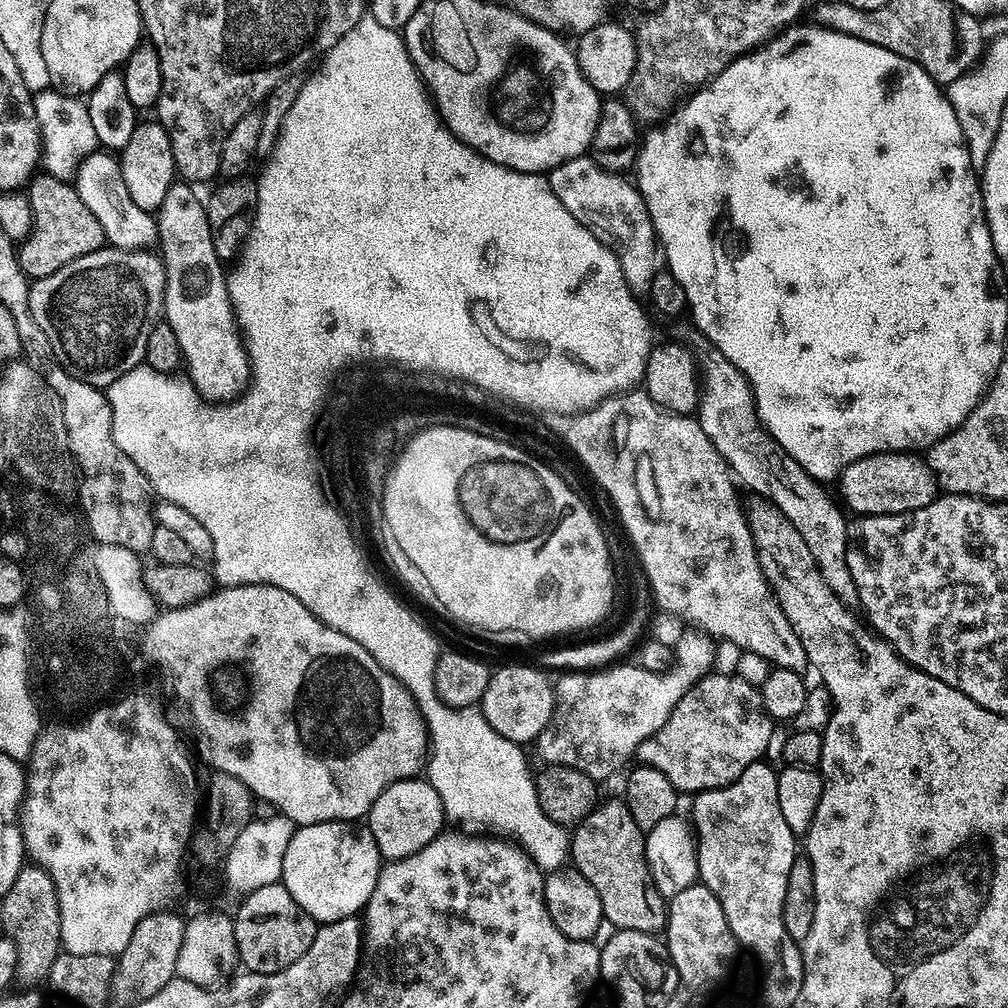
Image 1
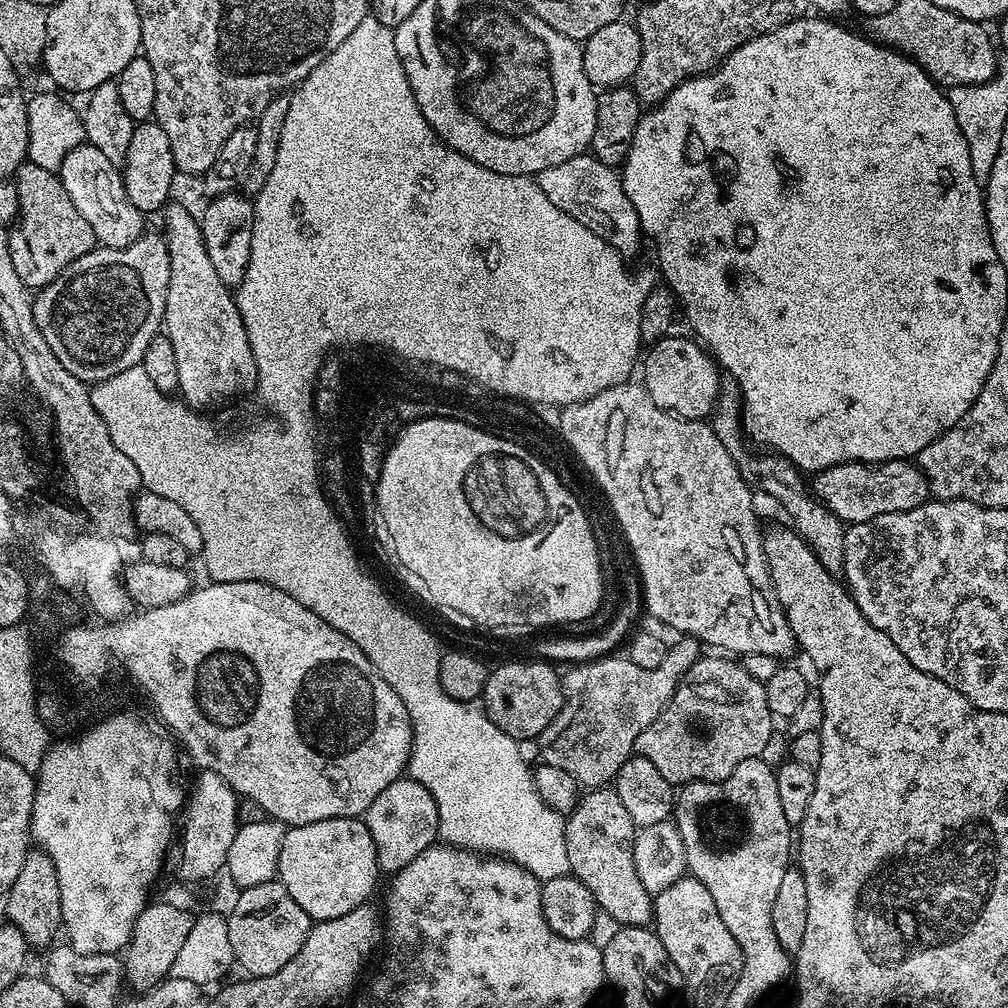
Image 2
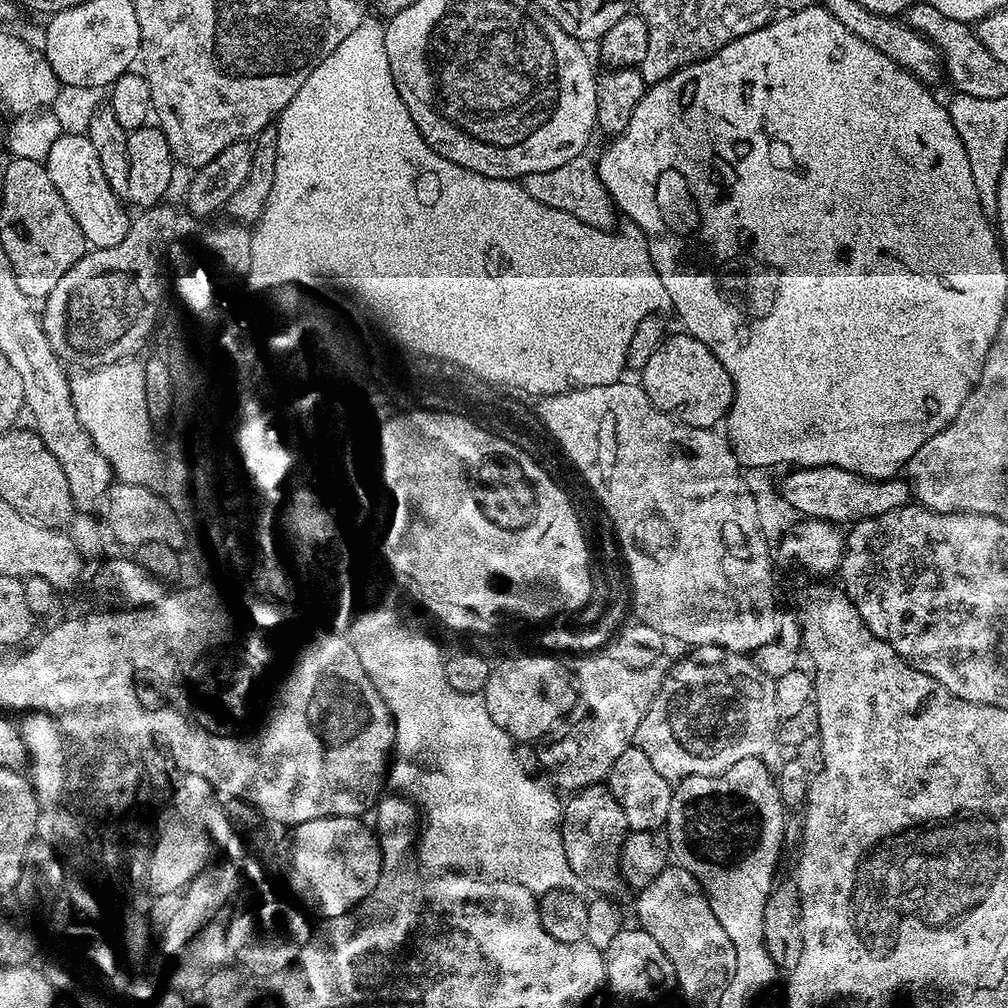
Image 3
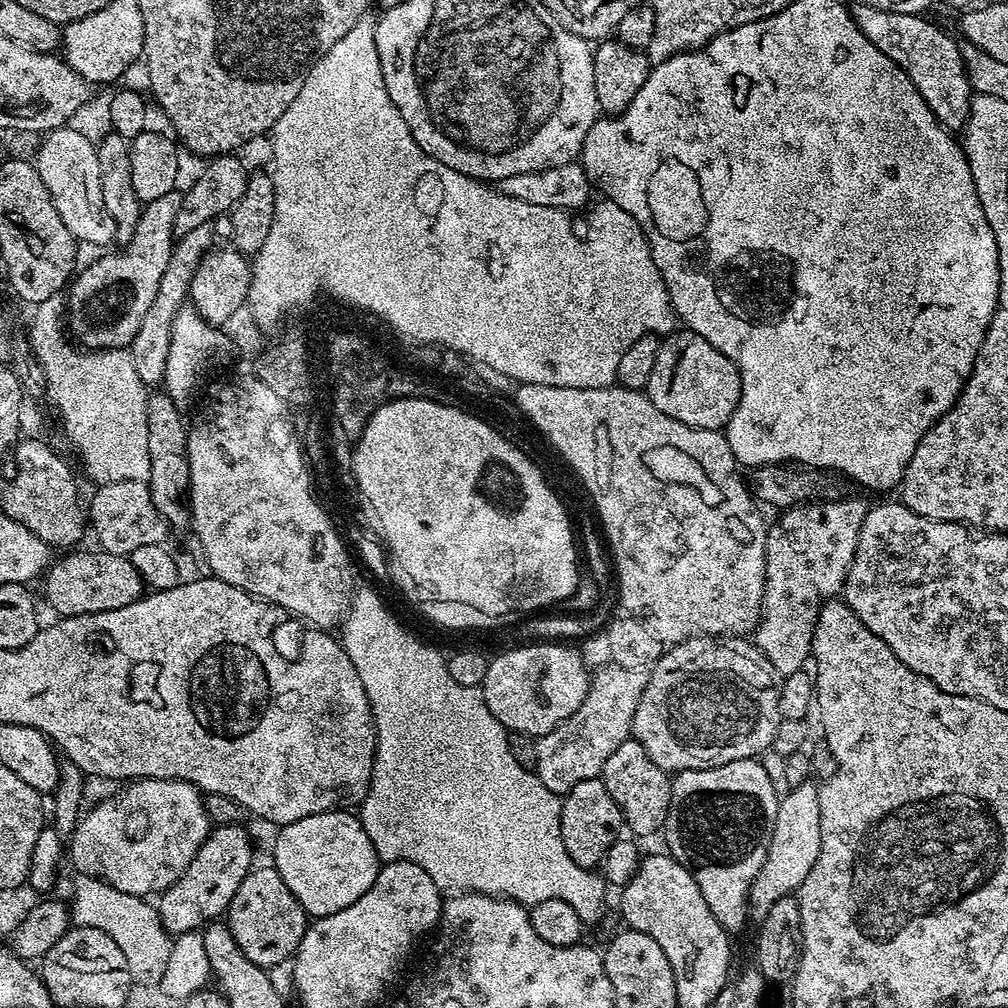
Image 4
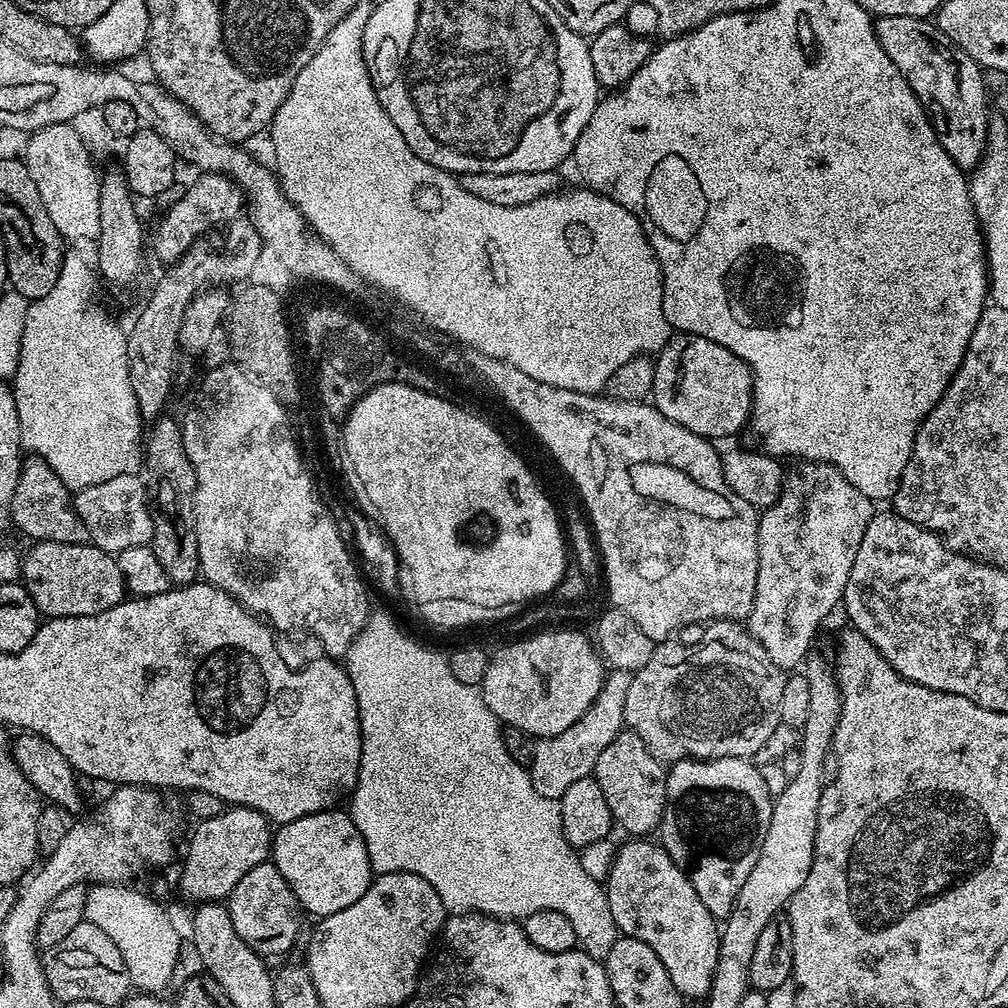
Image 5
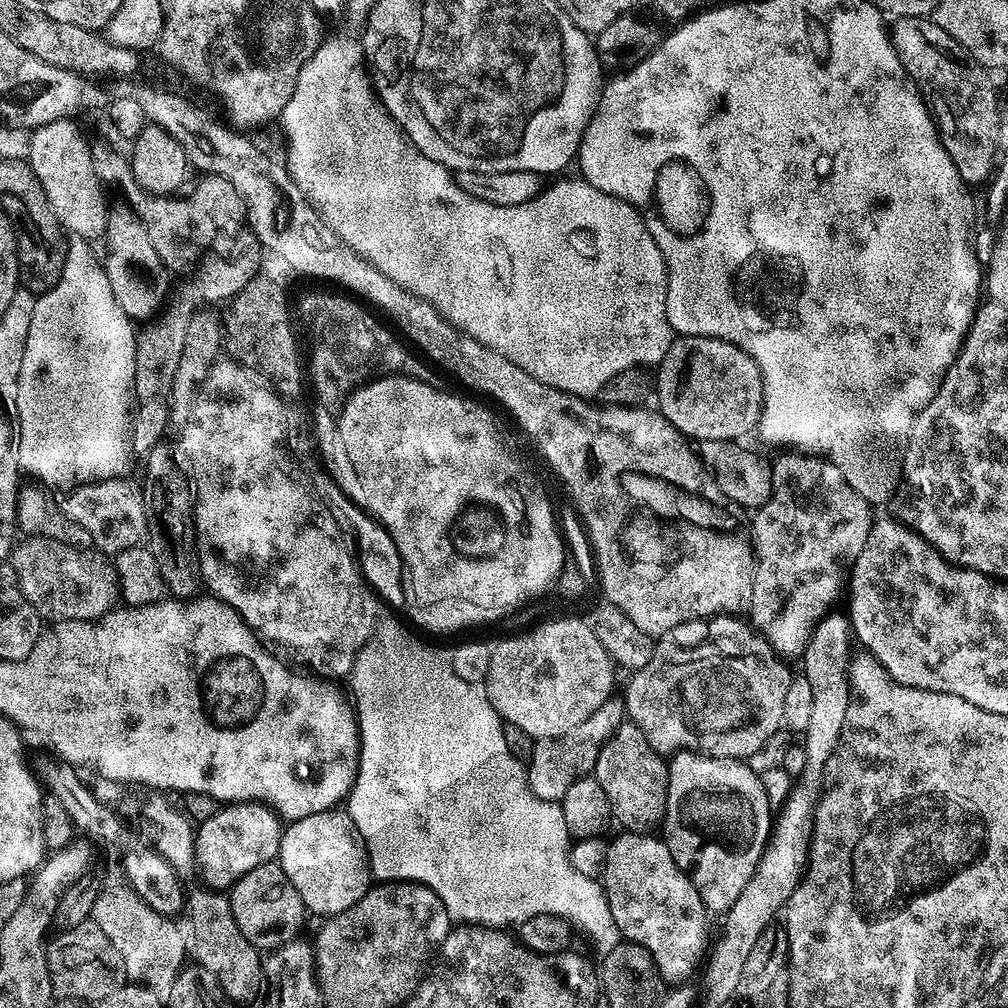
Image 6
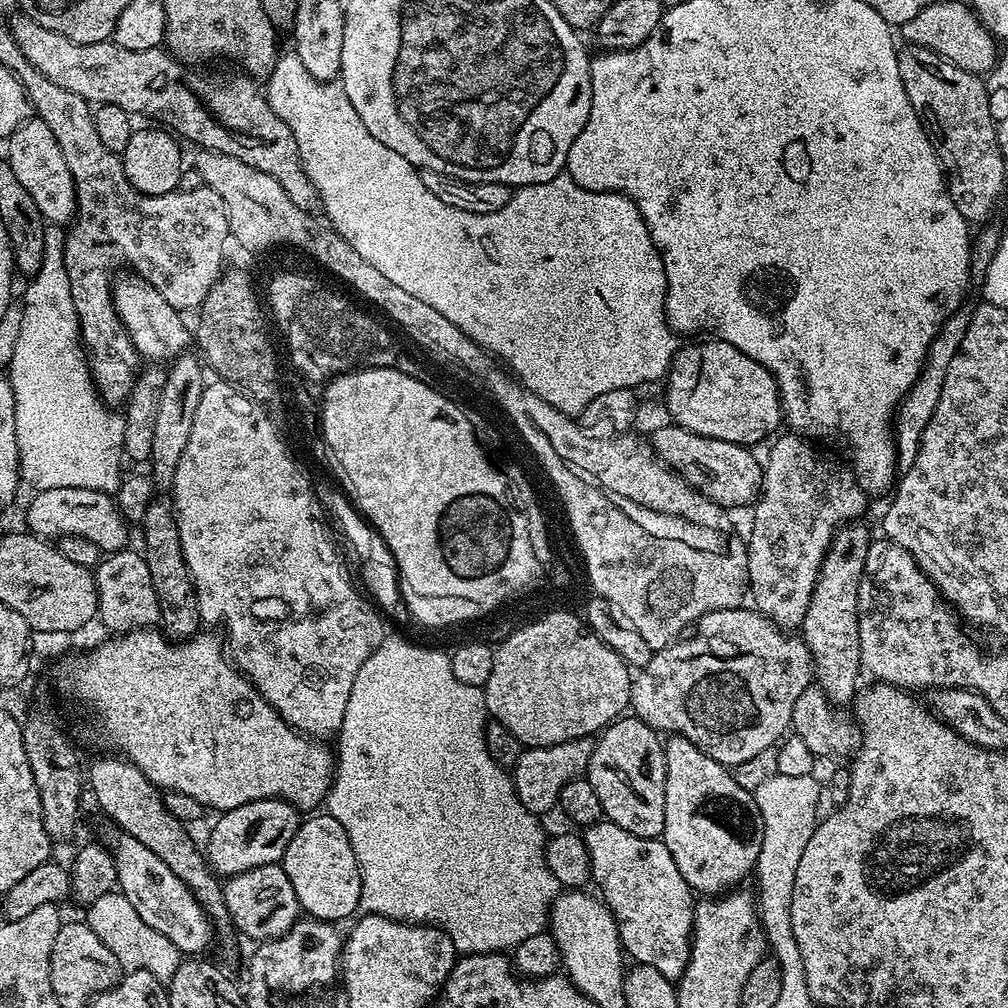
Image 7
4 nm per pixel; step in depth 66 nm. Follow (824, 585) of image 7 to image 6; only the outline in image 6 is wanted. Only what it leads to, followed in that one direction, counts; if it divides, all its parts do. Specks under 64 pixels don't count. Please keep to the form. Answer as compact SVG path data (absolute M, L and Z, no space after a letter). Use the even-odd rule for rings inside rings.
M832 610L820 617L812 629L812 636L804 647L802 657L802 675L806 682L810 682L812 695L810 714L806 717L808 729L804 732L802 746L806 750L806 758L816 760L816 768L824 768L824 763L837 751L844 735L848 705L848 670L854 655L854 633L851 619L841 612Z

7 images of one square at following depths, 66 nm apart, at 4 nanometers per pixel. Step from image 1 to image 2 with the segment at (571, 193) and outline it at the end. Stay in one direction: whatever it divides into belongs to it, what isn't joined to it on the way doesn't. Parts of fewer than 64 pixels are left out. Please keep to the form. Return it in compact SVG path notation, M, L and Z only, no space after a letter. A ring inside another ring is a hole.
M581 154L537 172L534 179L542 194L546 194L558 210L568 212L582 222L590 234L605 240L621 256L631 258L639 250L642 227L638 210L634 210L630 198L624 193L621 173L613 165L603 164L594 155Z

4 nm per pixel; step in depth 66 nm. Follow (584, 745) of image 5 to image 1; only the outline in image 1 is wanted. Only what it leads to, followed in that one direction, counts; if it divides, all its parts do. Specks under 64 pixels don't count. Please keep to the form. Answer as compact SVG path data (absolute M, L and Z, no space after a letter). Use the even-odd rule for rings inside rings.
M688 630L680 636L680 641L675 641L675 667L669 672L662 674L638 670L635 663L617 662L609 667L599 670L574 670L563 673L559 679L556 678L553 685L556 704L552 714L550 726L545 728L535 741L535 748L543 763L553 766L572 767L597 782L616 772L629 759L636 755L636 748L646 738L650 738L670 718L678 699L678 687L697 684L703 676L713 671L712 663L716 660L716 648L713 637L700 630Z

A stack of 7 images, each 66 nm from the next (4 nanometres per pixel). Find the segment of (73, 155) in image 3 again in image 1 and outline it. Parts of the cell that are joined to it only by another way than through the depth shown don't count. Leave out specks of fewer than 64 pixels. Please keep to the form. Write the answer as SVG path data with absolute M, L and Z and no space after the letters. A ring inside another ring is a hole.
M97 150L81 161L74 177L76 193L86 202L90 214L98 218L104 239L113 248L125 248L128 252L148 250L157 243L155 215L134 203L126 191L120 161L111 151Z

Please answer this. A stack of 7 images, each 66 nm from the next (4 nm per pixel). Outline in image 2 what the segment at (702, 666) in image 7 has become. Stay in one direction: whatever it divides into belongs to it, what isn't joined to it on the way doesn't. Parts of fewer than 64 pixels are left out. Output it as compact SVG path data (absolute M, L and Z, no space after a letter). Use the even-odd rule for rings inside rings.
M742 666L728 668L709 680L696 680L693 684L684 682L679 685L668 700L658 718L642 730L636 739L635 755L646 758L655 766L662 778L666 778L673 786L695 784L697 780L714 782L724 780L742 762L746 762L755 756L761 757L763 747L769 741L774 731L774 717L770 706L766 702L766 690L764 681L758 678L750 678Z

